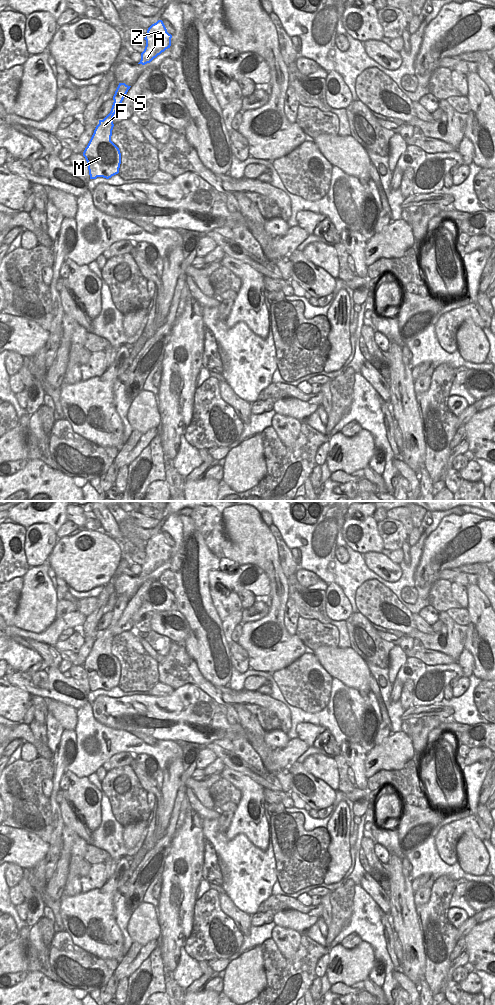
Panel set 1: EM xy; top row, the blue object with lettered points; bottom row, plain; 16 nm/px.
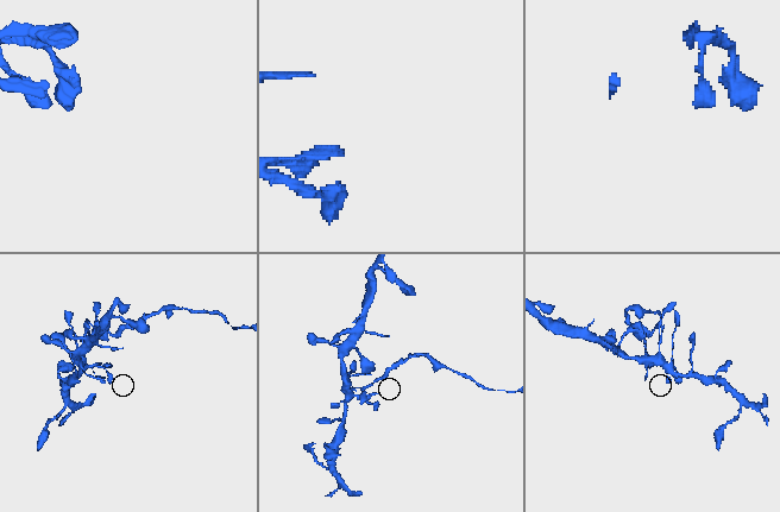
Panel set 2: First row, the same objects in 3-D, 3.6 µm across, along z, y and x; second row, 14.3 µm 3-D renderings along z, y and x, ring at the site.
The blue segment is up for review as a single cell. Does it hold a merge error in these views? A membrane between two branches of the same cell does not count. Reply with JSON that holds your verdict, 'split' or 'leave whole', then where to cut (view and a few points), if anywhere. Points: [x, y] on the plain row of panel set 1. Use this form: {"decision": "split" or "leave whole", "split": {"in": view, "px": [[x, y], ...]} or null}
{"decision": "split", "split": {"in": "xy", "px": [[111, 621], [113, 623], [116, 622]]}}

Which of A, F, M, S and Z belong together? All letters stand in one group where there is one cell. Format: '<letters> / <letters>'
A S Z / F M

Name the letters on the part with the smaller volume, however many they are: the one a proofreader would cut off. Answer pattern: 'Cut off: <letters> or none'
Cut off: A, S, Z

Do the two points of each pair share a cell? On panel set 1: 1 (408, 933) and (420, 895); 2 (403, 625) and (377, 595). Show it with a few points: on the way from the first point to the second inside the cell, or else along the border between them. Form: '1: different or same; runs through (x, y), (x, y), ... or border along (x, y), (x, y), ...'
1: different; border along (413, 893), (415, 906)
2: same; runs through (397, 616), (392, 611), (392, 604), (386, 601)

